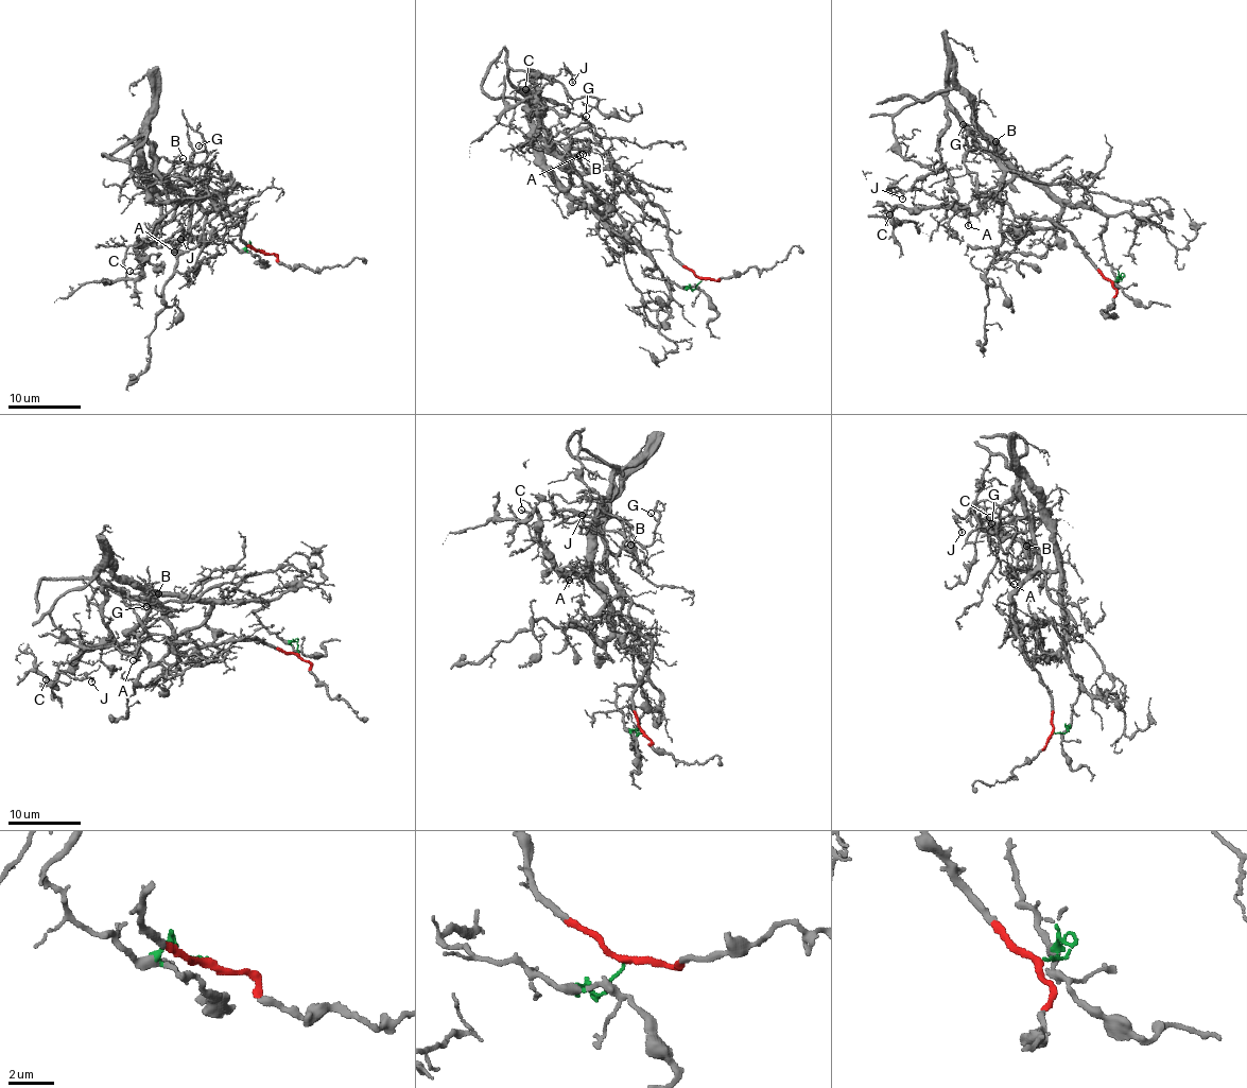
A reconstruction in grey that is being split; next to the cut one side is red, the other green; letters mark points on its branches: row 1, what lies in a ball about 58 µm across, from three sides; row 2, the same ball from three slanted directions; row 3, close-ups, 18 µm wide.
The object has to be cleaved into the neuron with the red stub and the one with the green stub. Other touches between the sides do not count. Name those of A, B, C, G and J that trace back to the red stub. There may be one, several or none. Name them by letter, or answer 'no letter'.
B, G, J

